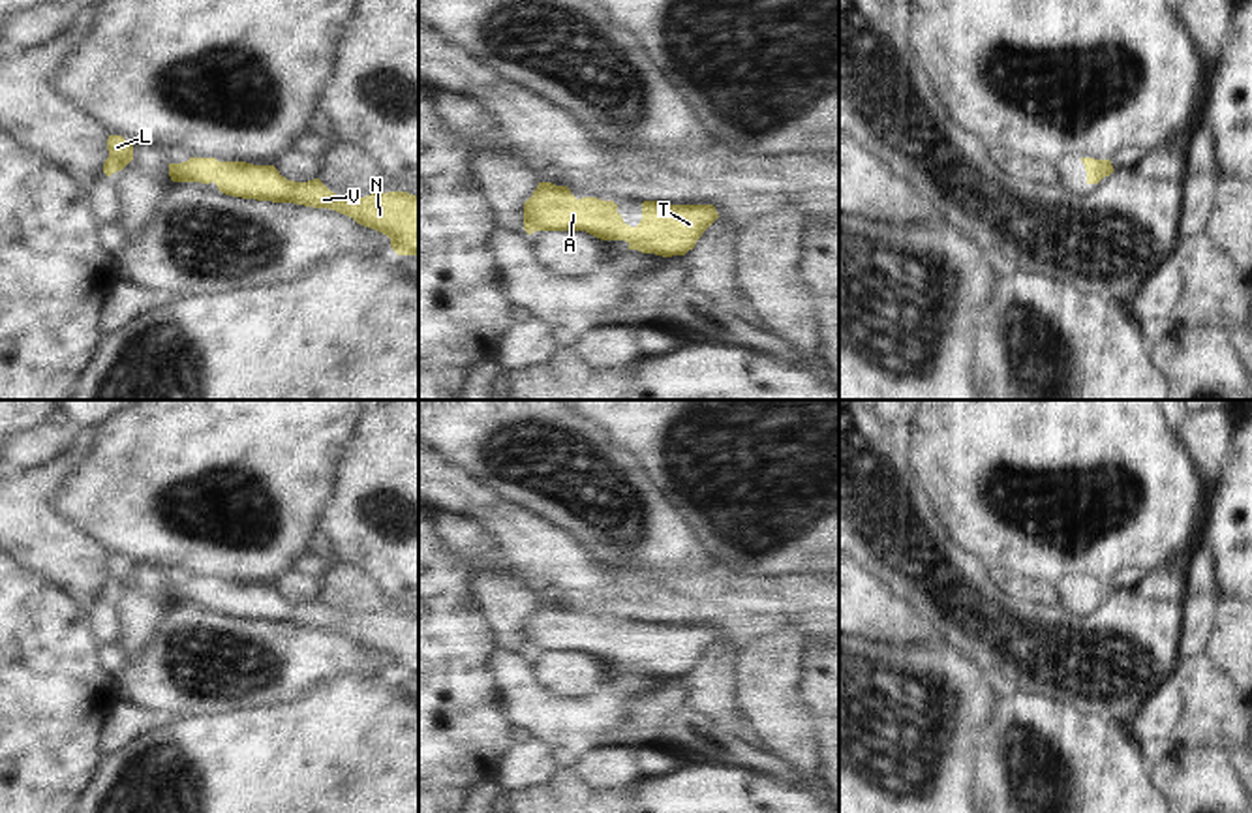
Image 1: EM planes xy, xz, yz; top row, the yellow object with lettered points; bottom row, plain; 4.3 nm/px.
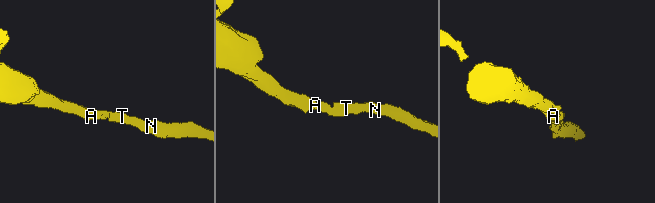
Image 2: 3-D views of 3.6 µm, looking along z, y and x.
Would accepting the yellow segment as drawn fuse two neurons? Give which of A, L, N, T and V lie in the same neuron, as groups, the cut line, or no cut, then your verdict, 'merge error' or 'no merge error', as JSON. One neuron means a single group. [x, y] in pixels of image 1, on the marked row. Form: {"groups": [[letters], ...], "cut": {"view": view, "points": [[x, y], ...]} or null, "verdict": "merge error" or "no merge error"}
{"groups": [["A", "L", "N", "T", "V"]], "cut": null, "verdict": "no merge error"}

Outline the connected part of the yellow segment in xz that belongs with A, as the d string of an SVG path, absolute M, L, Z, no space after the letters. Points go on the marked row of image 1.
M539 182L524 203L524 229L586 231L601 240L625 240L629 250L663 257L685 255L719 218L713 205L668 205L644 201L636 227L623 222L614 201L576 199L567 186Z

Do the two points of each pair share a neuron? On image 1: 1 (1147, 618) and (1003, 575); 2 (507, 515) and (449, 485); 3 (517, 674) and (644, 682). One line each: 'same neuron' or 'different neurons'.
1: different neurons
2: same neuron
3: same neuron

